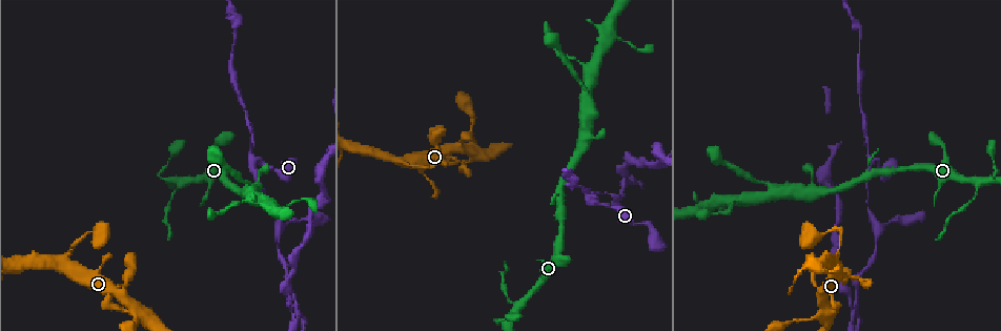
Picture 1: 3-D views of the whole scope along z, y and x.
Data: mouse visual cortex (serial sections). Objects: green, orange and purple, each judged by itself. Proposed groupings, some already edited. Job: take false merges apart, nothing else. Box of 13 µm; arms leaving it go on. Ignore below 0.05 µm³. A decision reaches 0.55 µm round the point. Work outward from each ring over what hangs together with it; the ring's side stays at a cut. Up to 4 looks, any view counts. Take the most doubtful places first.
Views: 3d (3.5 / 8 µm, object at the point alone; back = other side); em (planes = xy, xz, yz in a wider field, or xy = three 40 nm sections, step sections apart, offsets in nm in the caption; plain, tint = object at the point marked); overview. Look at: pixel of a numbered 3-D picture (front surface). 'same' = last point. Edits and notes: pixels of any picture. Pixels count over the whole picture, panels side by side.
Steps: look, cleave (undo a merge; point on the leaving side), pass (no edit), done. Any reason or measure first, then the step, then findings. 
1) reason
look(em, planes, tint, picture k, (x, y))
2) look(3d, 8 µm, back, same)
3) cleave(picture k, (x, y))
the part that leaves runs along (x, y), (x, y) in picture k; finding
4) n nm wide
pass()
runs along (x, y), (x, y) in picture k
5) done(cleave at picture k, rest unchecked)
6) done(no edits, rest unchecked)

small branch off a trunk
look(3d, 3.5 µm, picture 1, (399, 162))

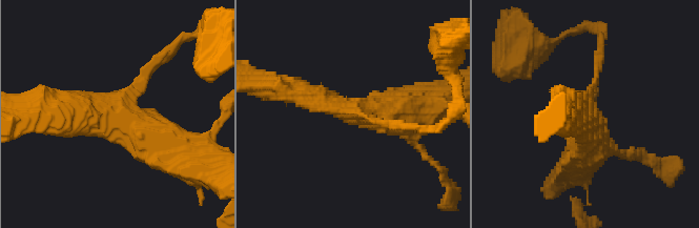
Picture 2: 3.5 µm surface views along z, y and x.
3 arms; arms of 100, 350, 600 nm; shape alone is not enough
look(em, planes, tint, picture 2, (355, 109))

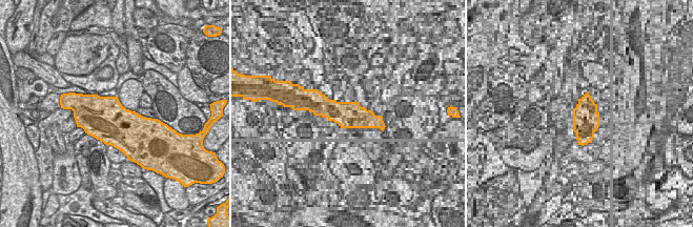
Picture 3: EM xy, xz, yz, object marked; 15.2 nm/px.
pass()
runs along (182, 150), (121, 118), (57, 111) in picture 2; one cell here

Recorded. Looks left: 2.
three arms meet
look(3d, 8 µm, picture 1, (520, 301))

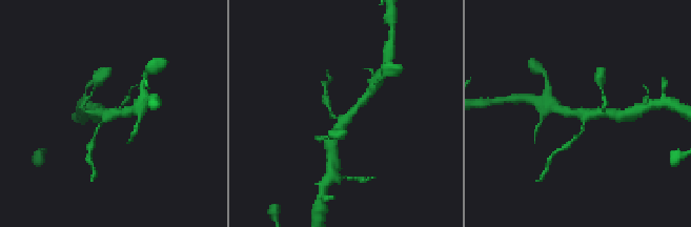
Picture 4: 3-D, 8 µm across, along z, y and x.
look(em, xy, step 1, tint, picture 4, (112, 114))

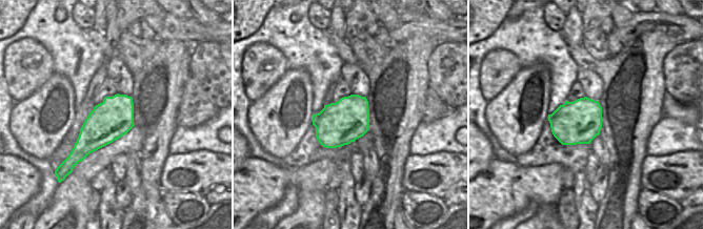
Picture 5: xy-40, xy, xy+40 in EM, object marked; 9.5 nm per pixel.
pass()
runs along (367, 96), (327, 141) in picture 4; all the same cell

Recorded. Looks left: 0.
done(no edits, rest unchecked)

